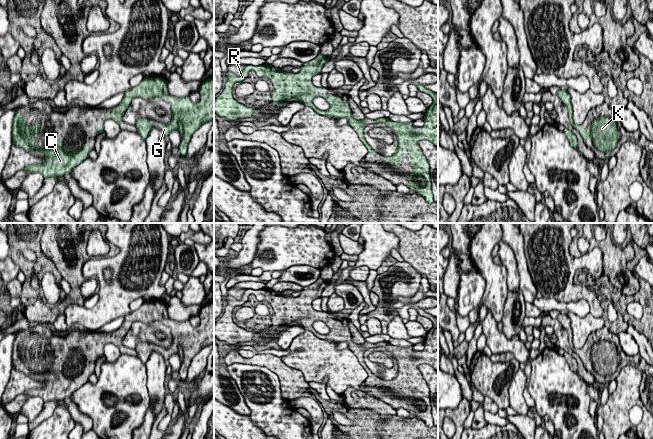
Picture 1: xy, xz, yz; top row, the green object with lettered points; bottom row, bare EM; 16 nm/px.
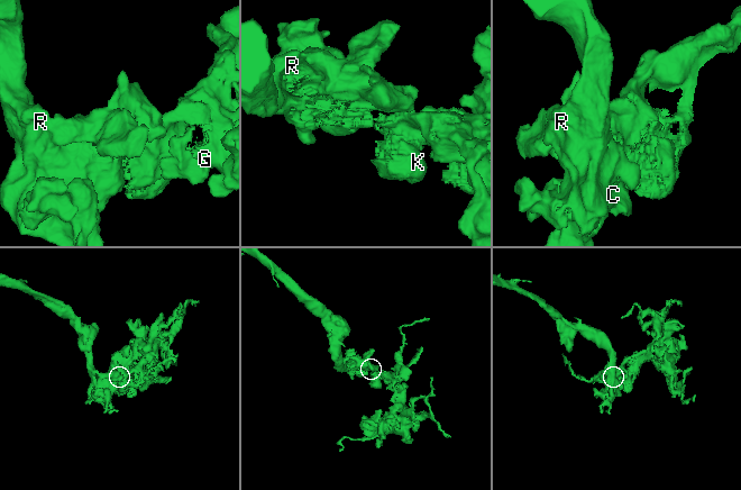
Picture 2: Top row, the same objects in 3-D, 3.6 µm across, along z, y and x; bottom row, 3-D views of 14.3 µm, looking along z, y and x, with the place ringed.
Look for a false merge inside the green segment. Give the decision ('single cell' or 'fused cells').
single cell

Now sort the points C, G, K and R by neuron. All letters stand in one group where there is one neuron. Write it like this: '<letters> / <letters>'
C G K R

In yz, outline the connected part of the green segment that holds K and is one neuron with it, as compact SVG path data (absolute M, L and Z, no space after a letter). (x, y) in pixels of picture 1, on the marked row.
M559 88L557 95L567 106L570 123L580 133L584 142L590 138L595 148L609 155L615 149L620 137L616 121L608 116L594 118L589 131L586 132L582 125L575 124L573 121L571 98L566 89Z

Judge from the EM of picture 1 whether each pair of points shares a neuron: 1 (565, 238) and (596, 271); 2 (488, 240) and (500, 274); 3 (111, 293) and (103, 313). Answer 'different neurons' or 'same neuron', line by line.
1: same neuron
2: same neuron
3: same neuron

